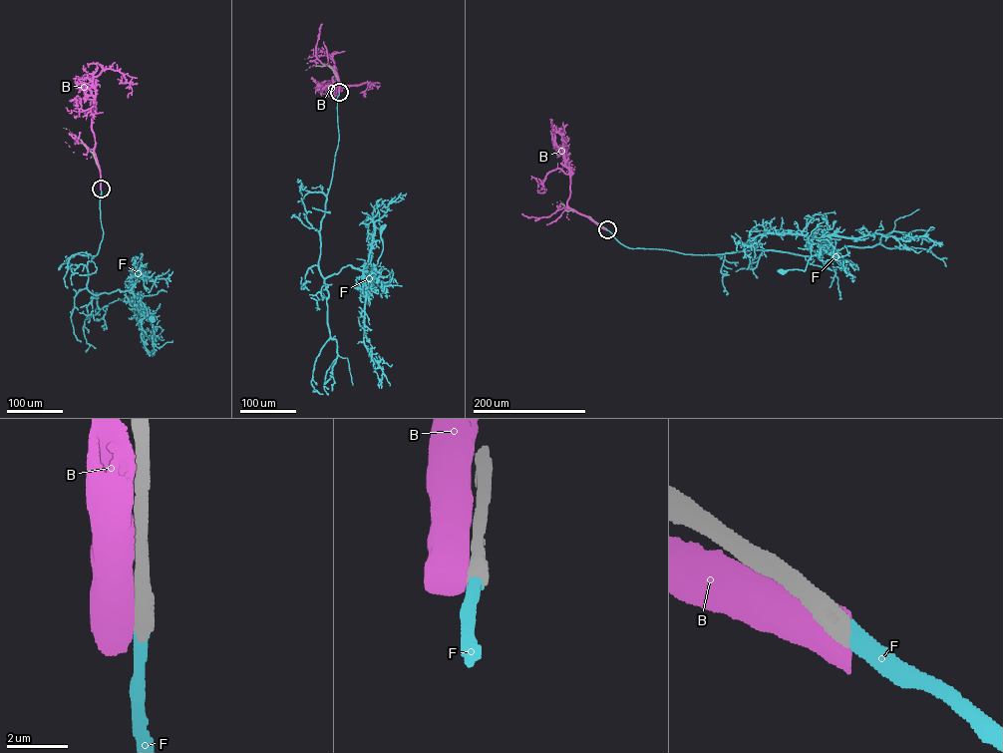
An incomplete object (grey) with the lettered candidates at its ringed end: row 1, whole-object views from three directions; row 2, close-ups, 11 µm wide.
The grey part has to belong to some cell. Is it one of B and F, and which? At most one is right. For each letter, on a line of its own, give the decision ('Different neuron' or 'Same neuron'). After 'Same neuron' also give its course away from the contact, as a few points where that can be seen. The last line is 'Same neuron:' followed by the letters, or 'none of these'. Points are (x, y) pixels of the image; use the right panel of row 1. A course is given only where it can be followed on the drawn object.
B: Different neuron
F: Same neuron. Its course: (607, 229), (630, 248), (690, 254), (752, 249), (819, 255), (805, 246), (812, 240), (805, 270), (780, 270)
Same neuron: F

